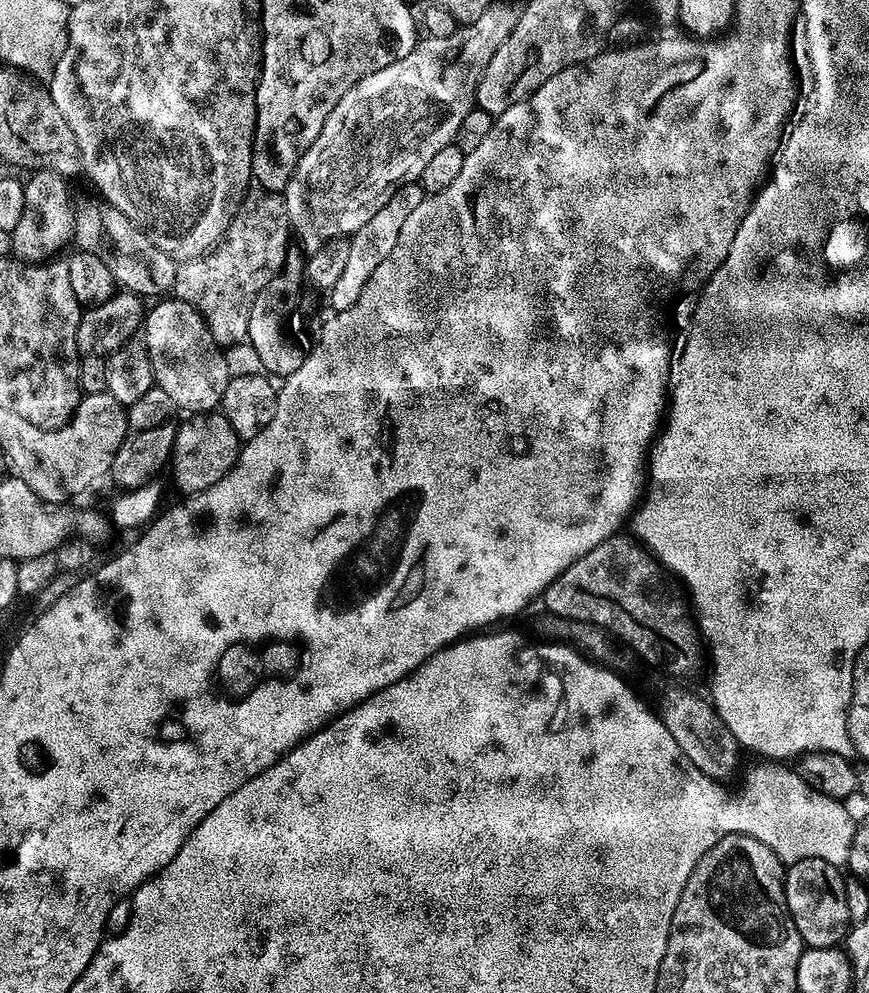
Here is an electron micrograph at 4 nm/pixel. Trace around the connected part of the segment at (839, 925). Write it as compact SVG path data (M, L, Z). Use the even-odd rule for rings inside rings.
M802 858L802 862L787 865L784 893L794 926L798 926L798 934L808 948L830 948L845 939L850 924L846 910L846 876L837 865L822 862L822 858Z

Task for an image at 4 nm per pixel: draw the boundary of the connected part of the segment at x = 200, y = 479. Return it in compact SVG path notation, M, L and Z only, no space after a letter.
M219 411L207 414L192 414L176 429L176 437L170 457L170 472L176 479L176 488L185 497L196 496L202 490L214 486L236 465L242 442L234 434L232 427Z

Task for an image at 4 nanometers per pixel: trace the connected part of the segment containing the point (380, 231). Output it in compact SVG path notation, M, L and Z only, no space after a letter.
M419 182L402 186L397 192L390 194L390 202L386 202L386 206L382 206L382 210L378 210L378 214L374 214L374 218L370 218L370 222L362 226L362 230L352 233L348 240L350 254L346 258L346 267L342 269L338 282L334 282L334 286L327 293L333 313L350 310L350 306L358 302L358 294L362 294L366 282L370 282L370 274L374 274L374 269L390 255L390 250L394 250L402 225L406 223L410 213L422 203L425 195L425 190Z

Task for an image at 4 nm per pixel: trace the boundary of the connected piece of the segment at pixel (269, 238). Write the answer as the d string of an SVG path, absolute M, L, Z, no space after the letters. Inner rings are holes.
M259 186L249 187L222 239L204 255L179 265L175 299L194 306L221 349L247 341L254 298L258 298L260 291L284 271L284 262L290 256L290 225L287 219L281 193Z

